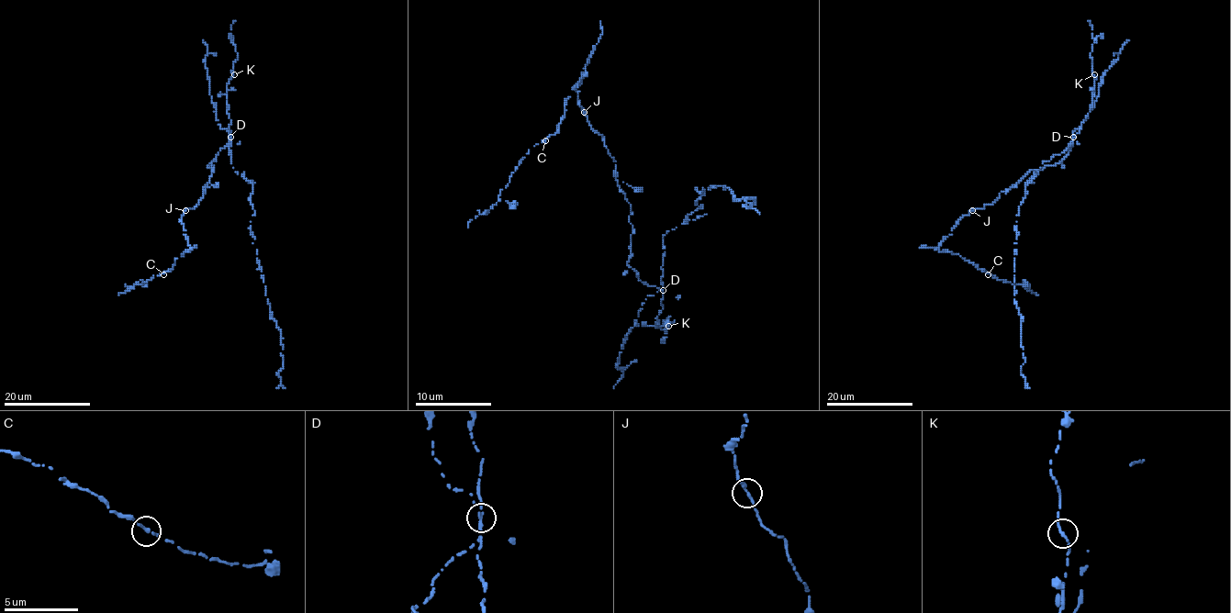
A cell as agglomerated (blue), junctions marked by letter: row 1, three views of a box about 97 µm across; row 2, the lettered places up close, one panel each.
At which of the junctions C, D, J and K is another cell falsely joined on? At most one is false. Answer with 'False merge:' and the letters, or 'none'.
False merge: D

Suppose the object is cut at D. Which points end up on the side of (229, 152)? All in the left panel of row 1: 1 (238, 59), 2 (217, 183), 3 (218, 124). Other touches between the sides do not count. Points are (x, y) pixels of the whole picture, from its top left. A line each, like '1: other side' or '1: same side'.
1: other side
2: other side
3: same side

